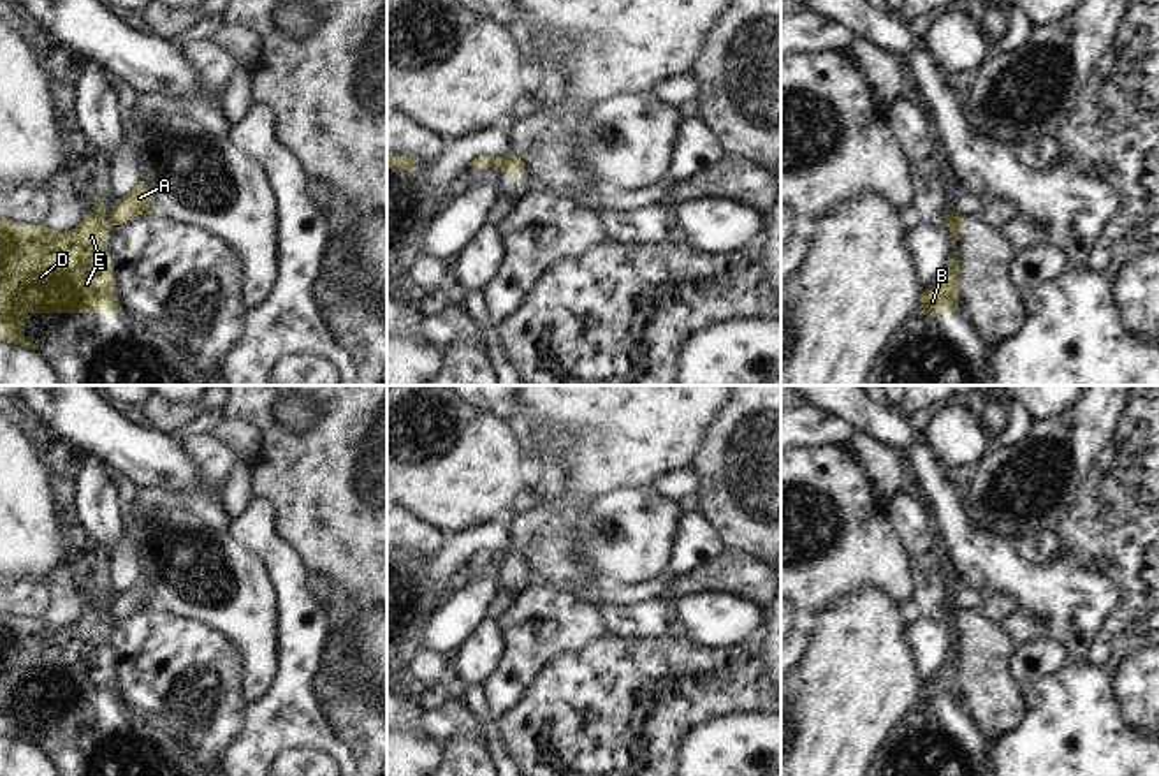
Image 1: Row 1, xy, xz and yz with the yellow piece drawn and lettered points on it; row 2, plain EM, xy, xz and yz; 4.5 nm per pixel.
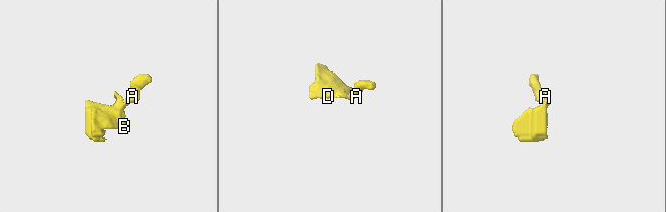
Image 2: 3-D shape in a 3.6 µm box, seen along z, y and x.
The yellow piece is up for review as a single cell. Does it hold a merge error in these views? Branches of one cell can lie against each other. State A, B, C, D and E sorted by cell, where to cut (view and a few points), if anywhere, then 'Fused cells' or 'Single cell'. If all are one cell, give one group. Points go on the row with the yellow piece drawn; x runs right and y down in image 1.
Groups: A / B C D E. Split along xz (505, 159), (502, 169). Fused cells

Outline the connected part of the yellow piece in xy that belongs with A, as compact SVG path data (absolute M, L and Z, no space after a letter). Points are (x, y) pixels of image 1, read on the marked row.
M139 181L132 194L114 202L109 222L121 225L149 213L153 213L153 201L146 185Z

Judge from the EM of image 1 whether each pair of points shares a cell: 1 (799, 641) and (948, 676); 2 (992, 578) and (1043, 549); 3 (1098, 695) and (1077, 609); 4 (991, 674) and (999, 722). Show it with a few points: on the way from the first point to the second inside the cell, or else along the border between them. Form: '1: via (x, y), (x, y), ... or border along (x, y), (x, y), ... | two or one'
1: border along (811, 634), (808, 650), (799, 660) | two
2: border along (1015, 544), (1029, 562), (1052, 562) | two
3: border along (1086, 658), (1068, 662) | two
4: via (991, 687), (999, 710) | one

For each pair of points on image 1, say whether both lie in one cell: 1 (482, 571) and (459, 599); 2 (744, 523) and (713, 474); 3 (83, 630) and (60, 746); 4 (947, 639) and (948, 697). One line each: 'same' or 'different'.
1: same
2: same
3: same
4: different

